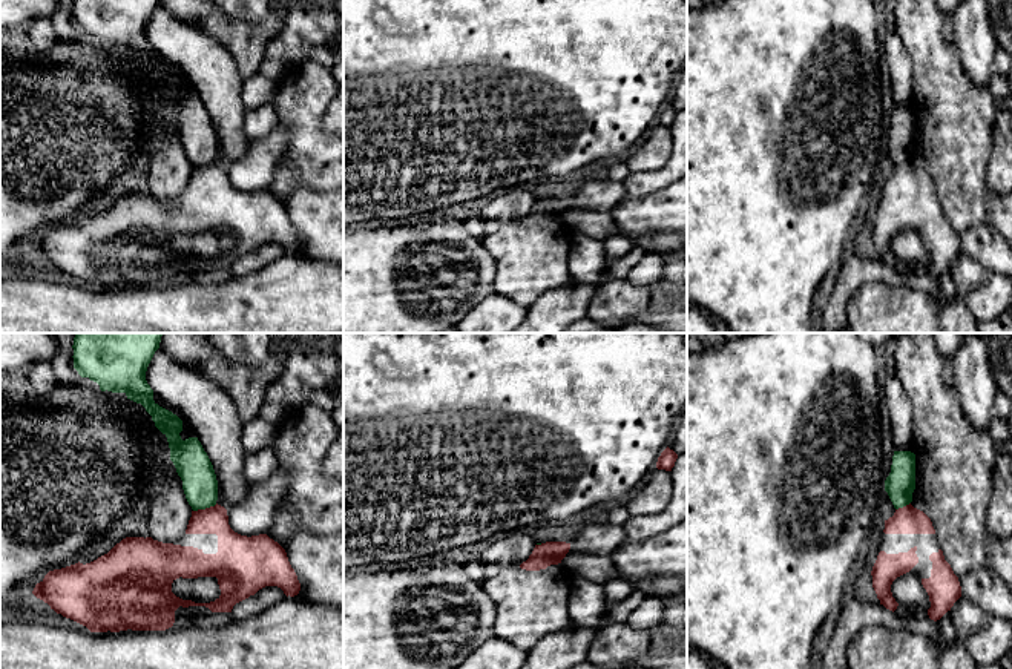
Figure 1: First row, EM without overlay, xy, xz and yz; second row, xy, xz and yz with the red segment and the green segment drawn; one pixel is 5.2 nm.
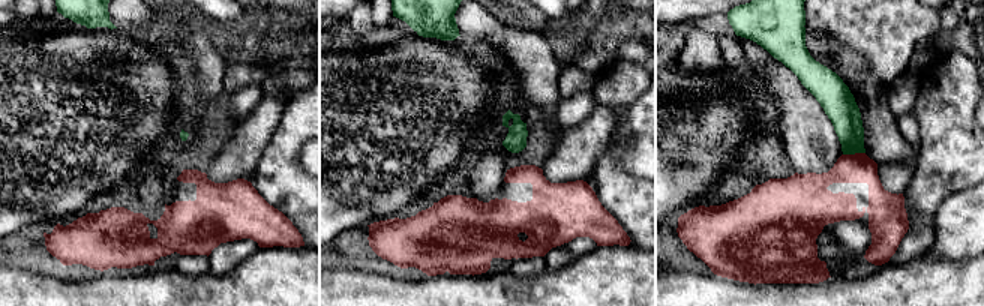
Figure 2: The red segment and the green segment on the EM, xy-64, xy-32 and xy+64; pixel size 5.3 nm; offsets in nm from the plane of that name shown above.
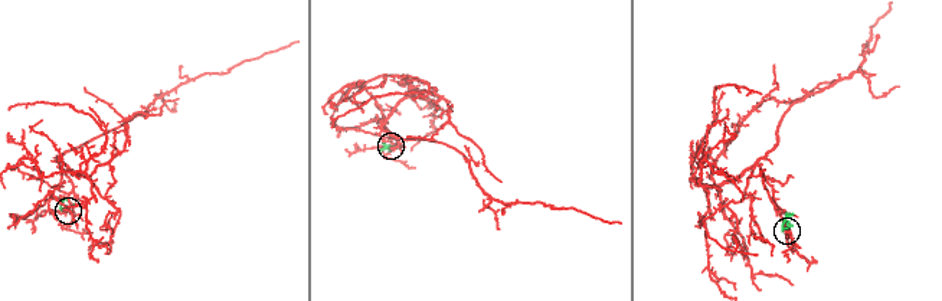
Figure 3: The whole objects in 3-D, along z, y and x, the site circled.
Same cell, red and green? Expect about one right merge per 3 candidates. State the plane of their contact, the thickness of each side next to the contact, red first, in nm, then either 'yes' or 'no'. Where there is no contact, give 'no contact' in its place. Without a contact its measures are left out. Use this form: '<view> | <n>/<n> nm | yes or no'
xy | 160/180 nm | no

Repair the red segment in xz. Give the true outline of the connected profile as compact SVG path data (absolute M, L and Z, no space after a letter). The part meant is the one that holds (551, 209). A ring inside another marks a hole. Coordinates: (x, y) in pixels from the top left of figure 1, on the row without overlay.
M546 198L535 201L532 210L526 218L520 221L526 227L546 226L550 221L558 221L570 206L570 199L566 198Z

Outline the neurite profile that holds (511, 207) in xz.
M509 190L489 201L483 207L480 218L485 221L497 221L501 226L520 224L520 221L529 215L535 201L537 199L526 190Z

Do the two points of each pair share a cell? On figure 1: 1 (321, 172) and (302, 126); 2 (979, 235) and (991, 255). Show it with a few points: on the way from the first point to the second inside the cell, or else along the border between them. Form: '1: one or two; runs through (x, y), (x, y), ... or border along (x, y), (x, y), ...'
1: one; runs through (318, 161), (312, 155), (307, 137)
2: one; runs through (980, 240), (991, 250)

